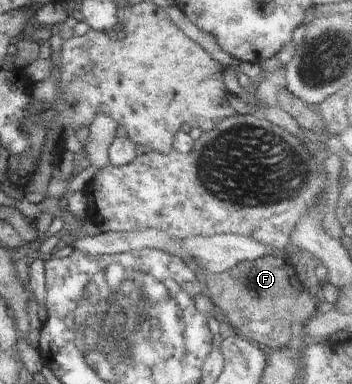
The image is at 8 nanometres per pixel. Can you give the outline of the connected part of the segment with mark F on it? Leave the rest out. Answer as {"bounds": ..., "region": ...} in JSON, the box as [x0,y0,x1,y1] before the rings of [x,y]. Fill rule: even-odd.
{"bounds":[202,255,316,350],"region":[[[272,255],[270,259],[264,256],[242,261],[224,273],[202,277],[202,281],[215,306],[223,308],[229,323],[238,329],[236,333],[247,340],[258,341],[258,344],[266,343],[268,350],[286,347],[292,337],[292,325],[304,323],[304,319],[314,313],[312,299],[316,299],[315,293],[304,286],[295,267],[285,256]],[[258,321],[264,321],[262,325],[270,321],[270,331],[266,333],[266,329],[254,329],[252,323],[256,325]]]}

